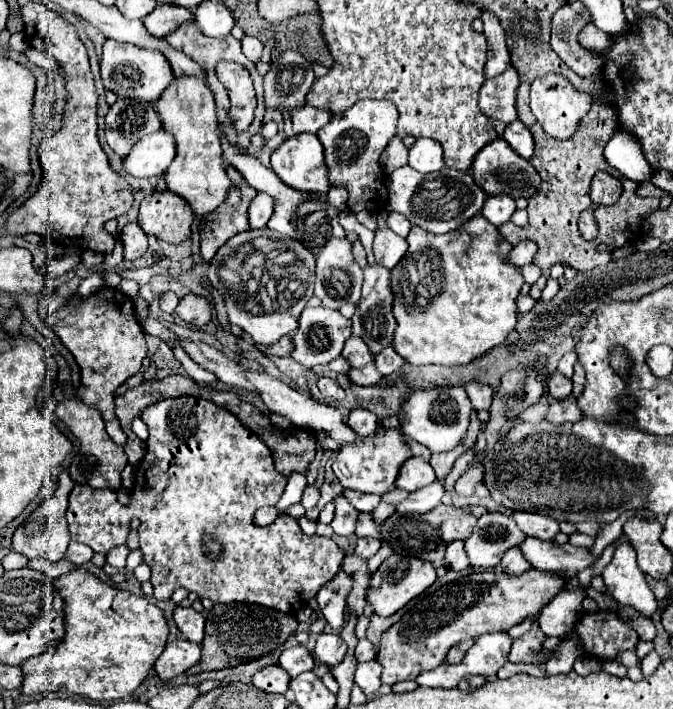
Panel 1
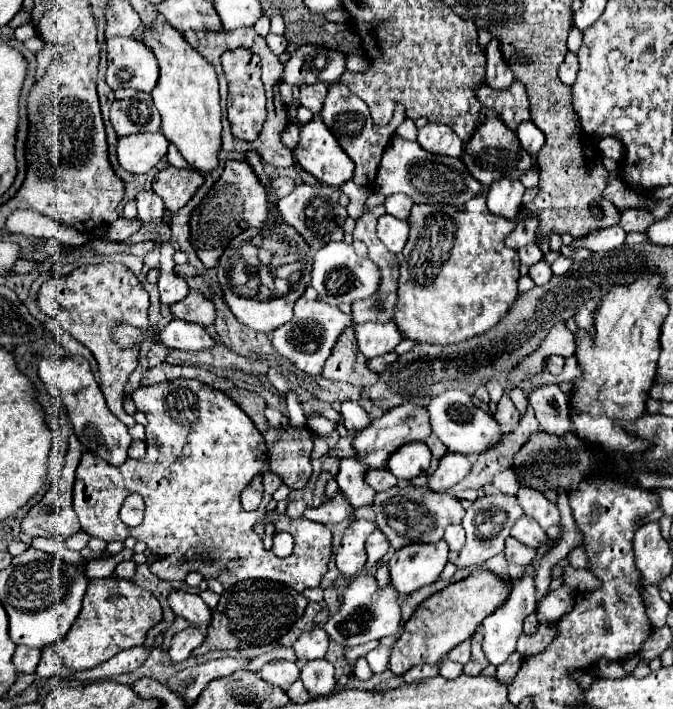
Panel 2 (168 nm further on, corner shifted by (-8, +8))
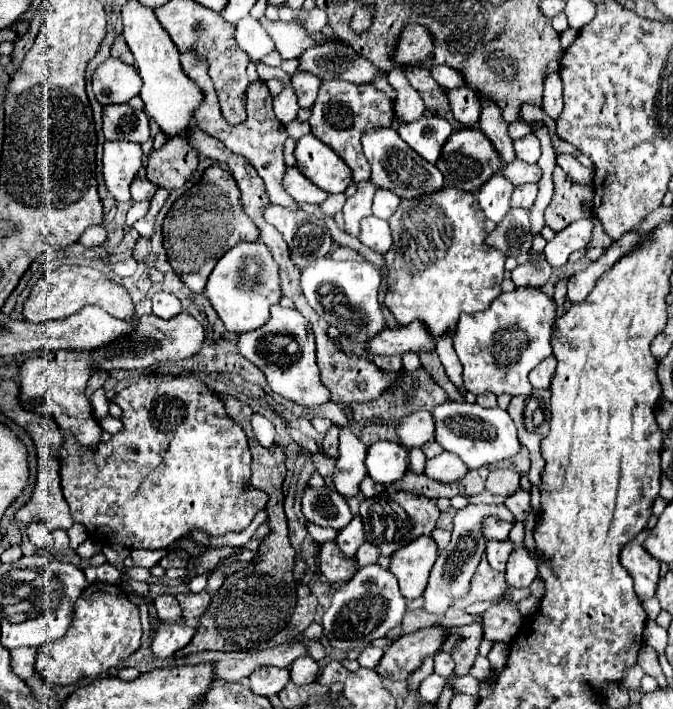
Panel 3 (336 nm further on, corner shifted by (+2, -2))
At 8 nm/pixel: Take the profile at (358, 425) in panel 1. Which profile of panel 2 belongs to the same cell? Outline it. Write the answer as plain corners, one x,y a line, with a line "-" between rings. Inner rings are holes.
346,400
342,402
342,424
348,428
348,430
354,430
354,432
360,432
364,430
364,426
368,426
368,422
372,422
372,416
354,400

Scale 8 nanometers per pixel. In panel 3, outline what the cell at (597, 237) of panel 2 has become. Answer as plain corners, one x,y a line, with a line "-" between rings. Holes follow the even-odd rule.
578,220
570,226
566,226
562,232
556,232
556,236
546,242
544,256
546,260
556,268
568,262
568,256
576,250
586,250
592,236
592,220

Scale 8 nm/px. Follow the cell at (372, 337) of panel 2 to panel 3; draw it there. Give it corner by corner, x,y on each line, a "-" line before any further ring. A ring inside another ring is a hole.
414,320
408,326
386,328
382,334
368,342
372,354
404,354
404,352
432,352
436,348
434,336
426,332
422,320

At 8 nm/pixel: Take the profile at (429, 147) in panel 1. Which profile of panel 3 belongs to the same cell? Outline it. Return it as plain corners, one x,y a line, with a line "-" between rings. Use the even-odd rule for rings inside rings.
422,116
414,122
406,122
398,126
400,138
418,152
424,160
436,162
446,138
452,134
452,124
442,116

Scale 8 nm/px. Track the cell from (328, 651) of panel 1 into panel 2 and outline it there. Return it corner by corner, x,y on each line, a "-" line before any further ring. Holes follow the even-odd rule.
362,572
350,580
344,590
342,608
324,624
326,634
342,646
358,646
384,636
396,636
400,632
400,594
388,584
384,590
378,590
378,584
368,572

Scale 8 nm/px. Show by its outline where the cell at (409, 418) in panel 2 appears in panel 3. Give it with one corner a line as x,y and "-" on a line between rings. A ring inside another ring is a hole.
414,412
398,424
396,432
406,448
422,446
434,440
434,418
430,412

